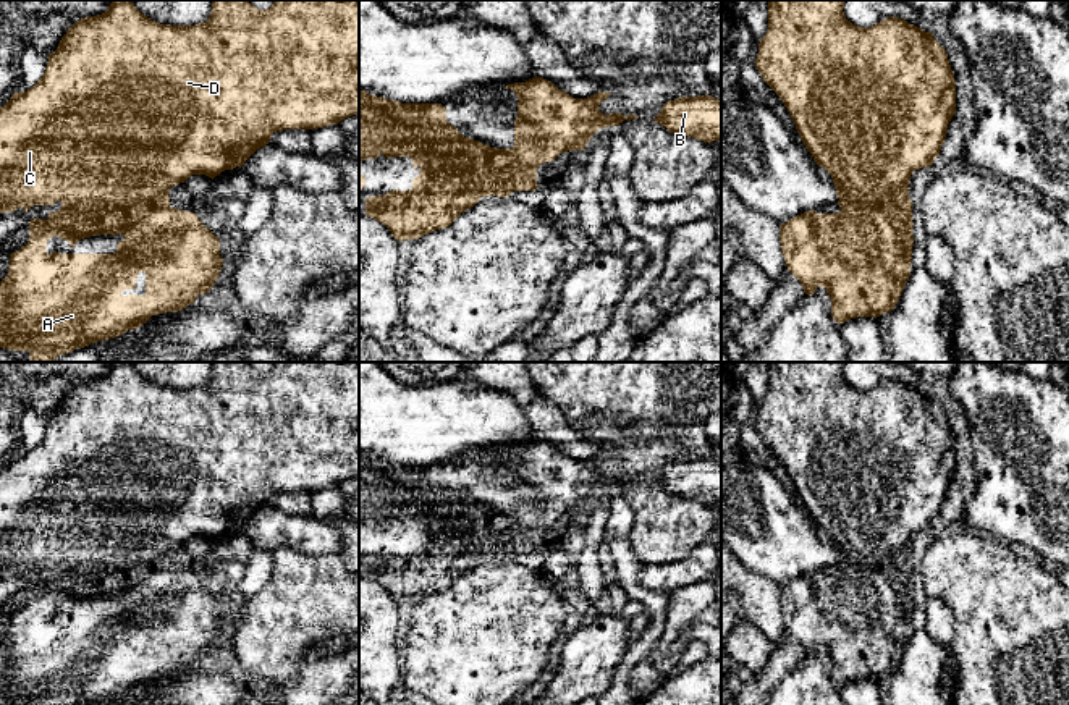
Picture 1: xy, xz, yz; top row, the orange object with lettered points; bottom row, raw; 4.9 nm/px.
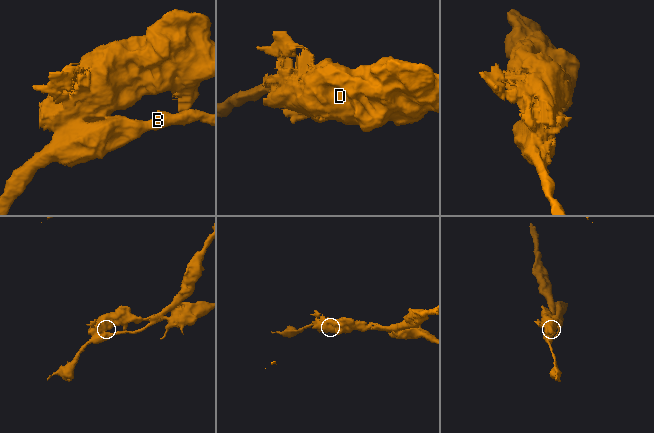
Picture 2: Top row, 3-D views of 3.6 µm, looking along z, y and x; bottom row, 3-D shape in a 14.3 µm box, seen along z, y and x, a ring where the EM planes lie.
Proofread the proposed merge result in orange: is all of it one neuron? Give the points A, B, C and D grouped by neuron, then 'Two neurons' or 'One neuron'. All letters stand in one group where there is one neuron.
Groups: A B / C D. Two neurons

